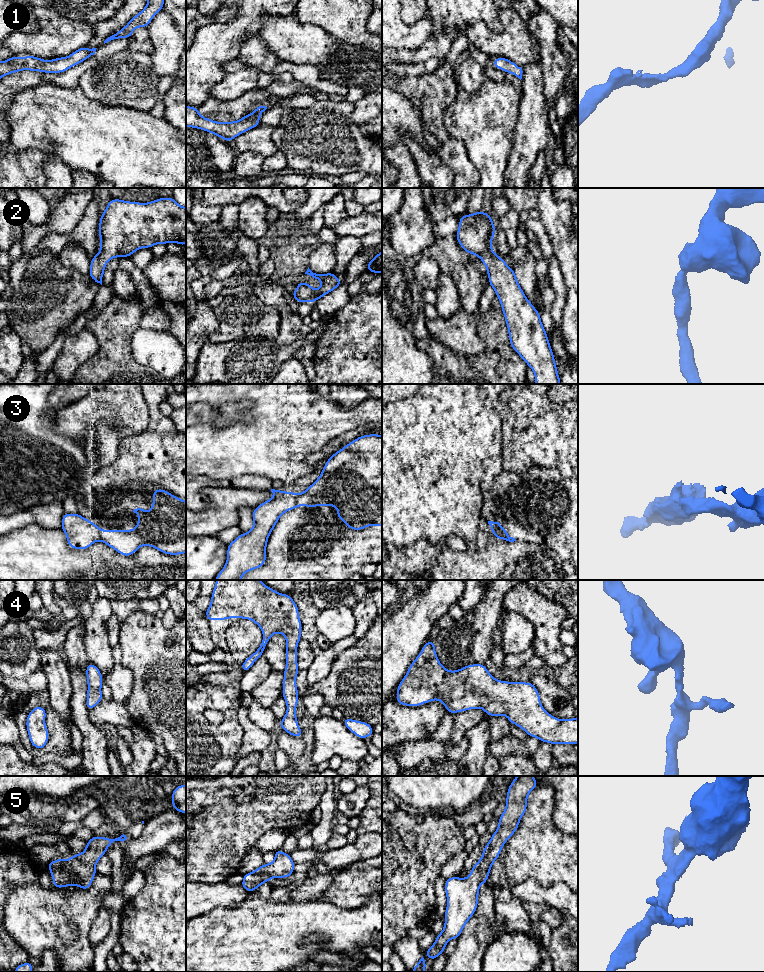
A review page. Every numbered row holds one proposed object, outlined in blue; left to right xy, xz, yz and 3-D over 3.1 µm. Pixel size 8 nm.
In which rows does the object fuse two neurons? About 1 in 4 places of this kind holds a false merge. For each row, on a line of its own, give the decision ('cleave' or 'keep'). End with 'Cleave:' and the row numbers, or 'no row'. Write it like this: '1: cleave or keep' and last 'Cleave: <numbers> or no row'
1: keep
2: keep
3: cleave
4: keep
5: keep
Cleave: 3

